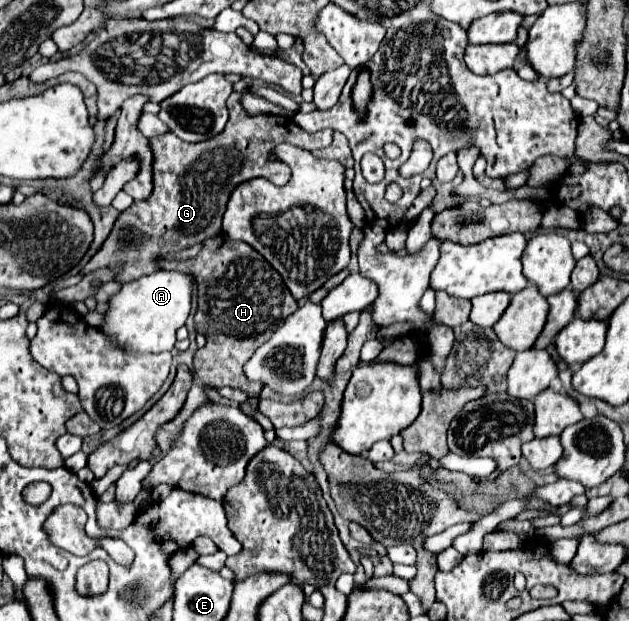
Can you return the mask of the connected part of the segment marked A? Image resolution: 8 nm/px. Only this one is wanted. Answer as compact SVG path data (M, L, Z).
M160 269L138 281L124 283L120 293L110 299L110 309L106 313L104 333L116 335L128 349L144 353L172 351L176 343L176 331L186 323L190 315L192 299L192 273Z

